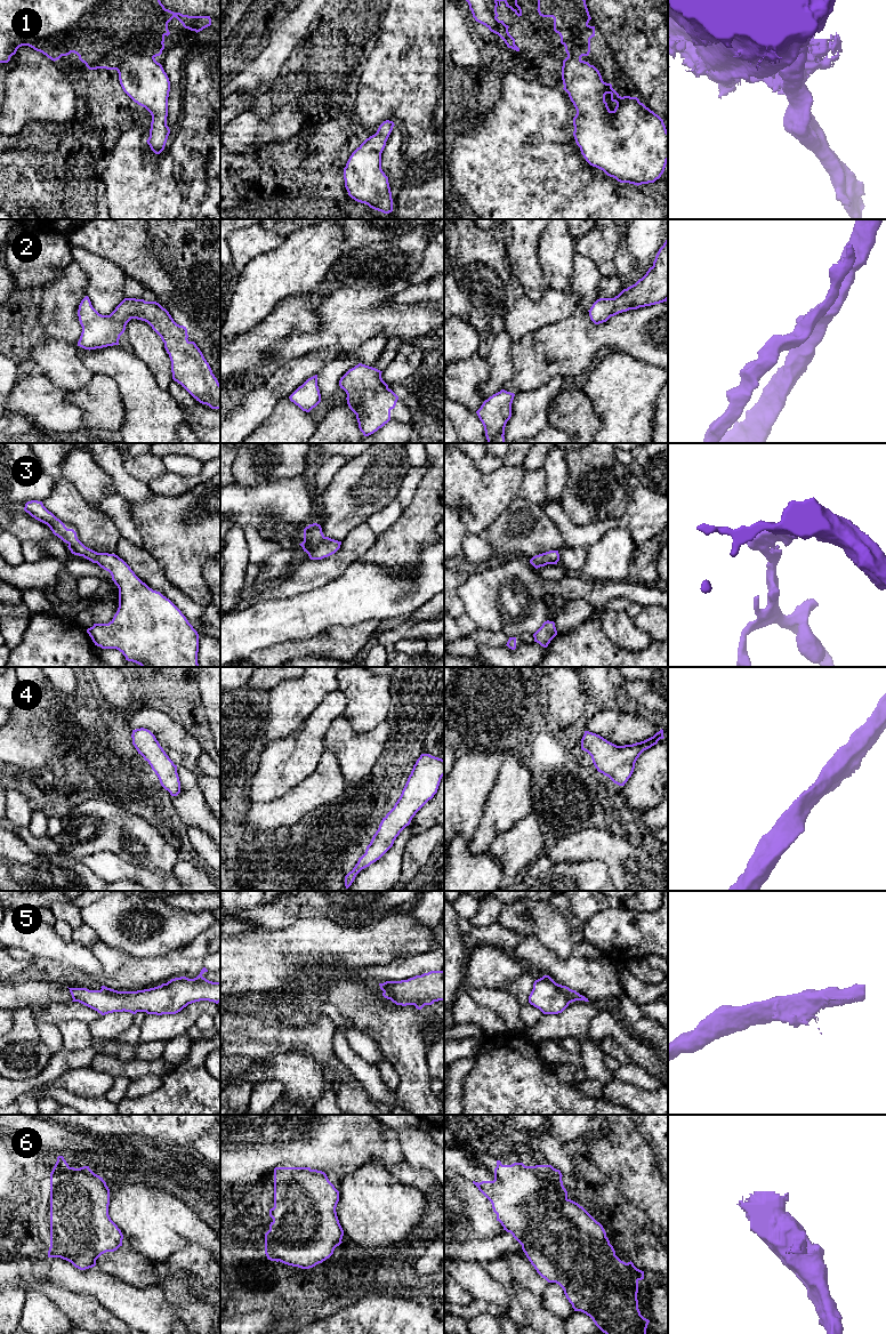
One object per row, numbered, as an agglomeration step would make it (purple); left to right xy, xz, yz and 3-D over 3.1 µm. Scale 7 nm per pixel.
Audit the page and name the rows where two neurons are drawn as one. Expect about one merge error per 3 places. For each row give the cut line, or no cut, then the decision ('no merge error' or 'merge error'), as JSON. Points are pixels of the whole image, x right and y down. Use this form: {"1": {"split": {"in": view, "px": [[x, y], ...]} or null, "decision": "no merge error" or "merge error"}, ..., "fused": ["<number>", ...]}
{"1": {"split": null, "decision": "no merge error"}, "2": {"split": null, "decision": "no merge error"}, "3": {"split": null, "decision": "no merge error"}, "4": {"split": null, "decision": "no merge error"}, "5": {"split": {"in": "yz", "px": [[544, 975], [561, 989], [569, 1003]]}, "decision": "merge error"}, "6": {"split": null, "decision": "no merge error"}, "fused": ["5"]}

